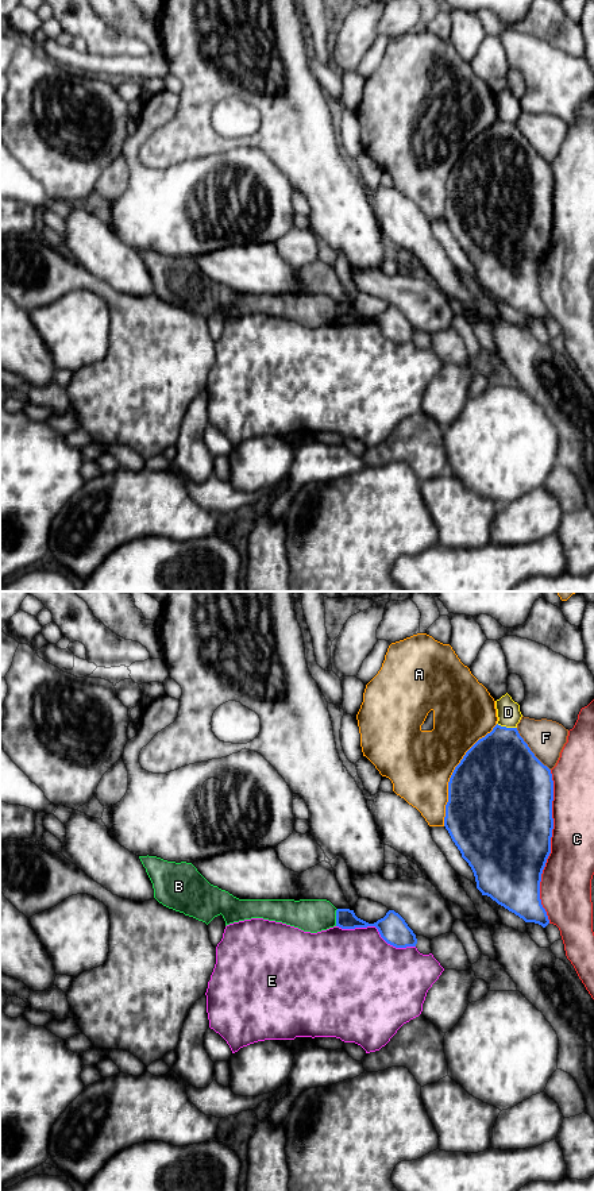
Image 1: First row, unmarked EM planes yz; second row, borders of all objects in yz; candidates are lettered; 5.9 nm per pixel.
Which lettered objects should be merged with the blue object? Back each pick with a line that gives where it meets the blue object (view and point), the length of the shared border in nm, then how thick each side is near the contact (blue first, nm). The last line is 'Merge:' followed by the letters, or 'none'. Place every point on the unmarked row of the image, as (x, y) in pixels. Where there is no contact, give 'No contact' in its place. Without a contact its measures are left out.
Merge: none

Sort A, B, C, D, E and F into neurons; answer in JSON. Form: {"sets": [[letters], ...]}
{"sets": [["A"], ["B"], ["C"], ["D"], ["E"], ["F"]]}

